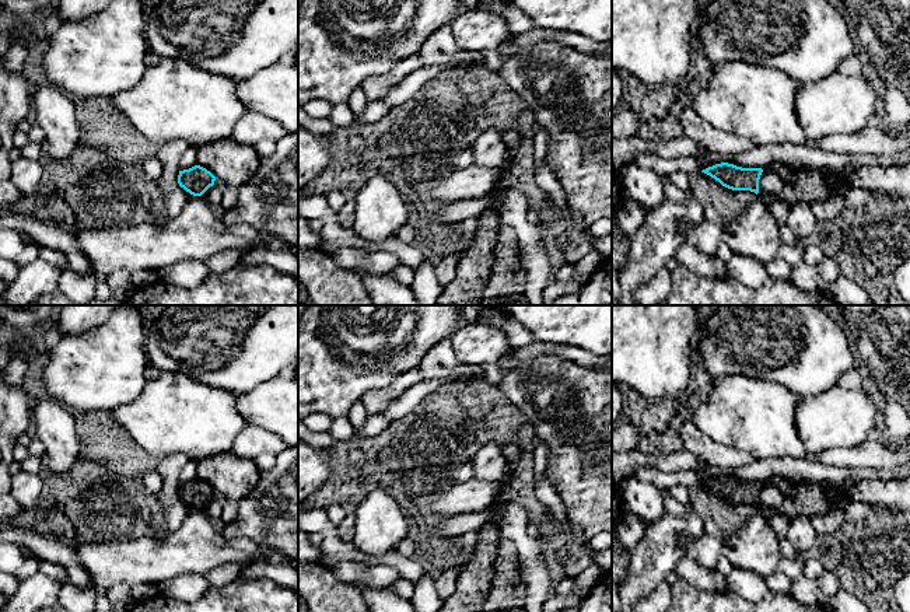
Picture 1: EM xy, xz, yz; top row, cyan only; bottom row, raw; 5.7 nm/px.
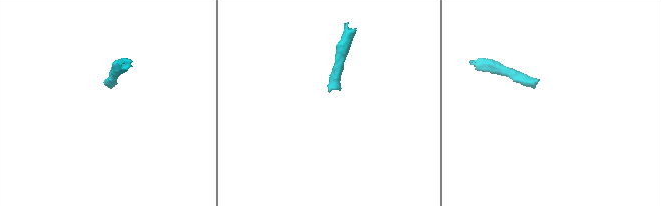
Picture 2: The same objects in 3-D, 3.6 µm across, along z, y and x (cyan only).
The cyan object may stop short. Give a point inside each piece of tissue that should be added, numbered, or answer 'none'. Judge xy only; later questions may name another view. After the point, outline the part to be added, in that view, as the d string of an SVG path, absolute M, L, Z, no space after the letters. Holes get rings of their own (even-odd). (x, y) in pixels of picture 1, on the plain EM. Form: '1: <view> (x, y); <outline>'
none

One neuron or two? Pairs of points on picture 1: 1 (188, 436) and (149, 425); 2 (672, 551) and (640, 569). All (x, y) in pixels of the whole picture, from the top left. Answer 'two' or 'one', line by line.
1: one
2: one

